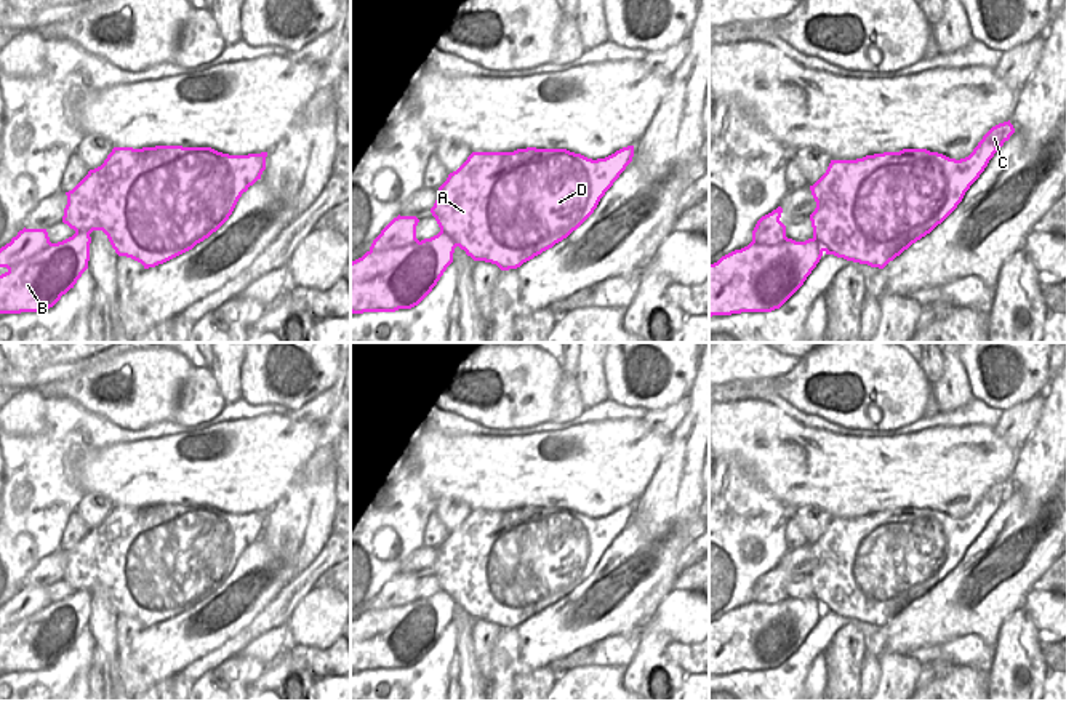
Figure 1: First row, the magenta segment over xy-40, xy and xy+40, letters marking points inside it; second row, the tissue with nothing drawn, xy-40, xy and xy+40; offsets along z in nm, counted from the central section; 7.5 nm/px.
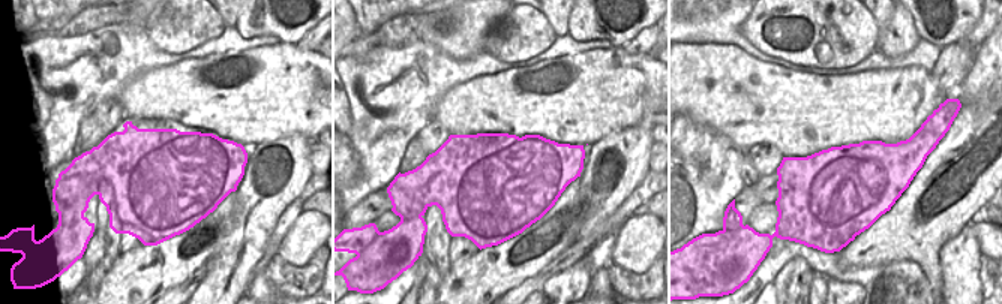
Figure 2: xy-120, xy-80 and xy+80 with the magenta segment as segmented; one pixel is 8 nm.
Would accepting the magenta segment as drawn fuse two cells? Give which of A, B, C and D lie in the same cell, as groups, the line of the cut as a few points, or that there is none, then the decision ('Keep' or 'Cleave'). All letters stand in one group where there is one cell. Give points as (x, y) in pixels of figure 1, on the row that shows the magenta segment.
Groups: A C D / B. Split along xy (439, 189), (450, 189), (453, 192), (453, 242), (456, 245). Cleave.

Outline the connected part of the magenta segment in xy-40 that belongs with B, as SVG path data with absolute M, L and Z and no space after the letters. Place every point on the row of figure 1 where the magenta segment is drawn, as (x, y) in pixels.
M96 190L66 195L62 222L75 230L72 237L51 243L46 229L24 227L0 248L0 267L8 269L0 275L0 314L43 312L53 307L88 269L90 234L96 229Z

